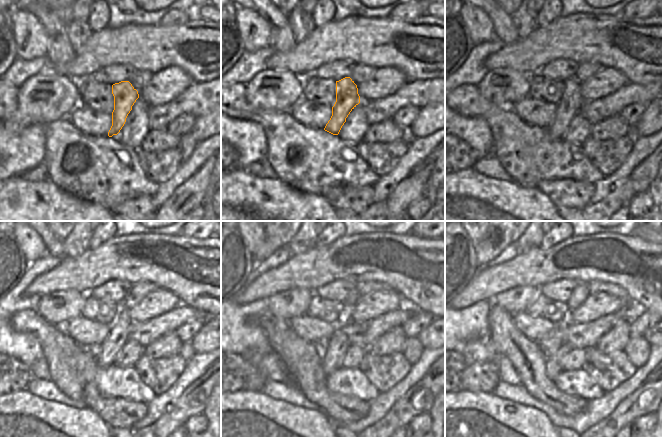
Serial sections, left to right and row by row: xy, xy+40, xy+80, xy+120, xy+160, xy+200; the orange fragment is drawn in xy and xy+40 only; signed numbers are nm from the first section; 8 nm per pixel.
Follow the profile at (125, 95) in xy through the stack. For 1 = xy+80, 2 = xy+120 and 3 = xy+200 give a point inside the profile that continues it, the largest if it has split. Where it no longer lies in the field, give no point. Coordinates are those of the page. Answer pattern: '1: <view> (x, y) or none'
1: xy+80 (569, 105)
2: xy+120 (106, 354)
3: xy+200 (553, 363)

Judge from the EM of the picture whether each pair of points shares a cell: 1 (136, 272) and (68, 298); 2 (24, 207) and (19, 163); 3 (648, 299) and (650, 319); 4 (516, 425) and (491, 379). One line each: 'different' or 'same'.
1: different
2: different
3: different
4: different

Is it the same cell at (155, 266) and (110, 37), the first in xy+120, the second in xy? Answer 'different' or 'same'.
same

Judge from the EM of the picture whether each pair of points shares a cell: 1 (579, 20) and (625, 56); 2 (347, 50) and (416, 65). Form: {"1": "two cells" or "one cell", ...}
{"1": "one cell", "2": "one cell"}

